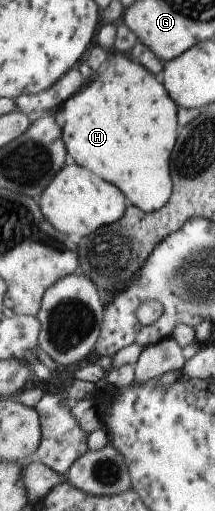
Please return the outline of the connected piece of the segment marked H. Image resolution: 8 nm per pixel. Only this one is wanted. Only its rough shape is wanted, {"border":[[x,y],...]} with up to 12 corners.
{"border":[[126,54],[62,105],[80,165],[146,213],[171,199],[178,109]]}

